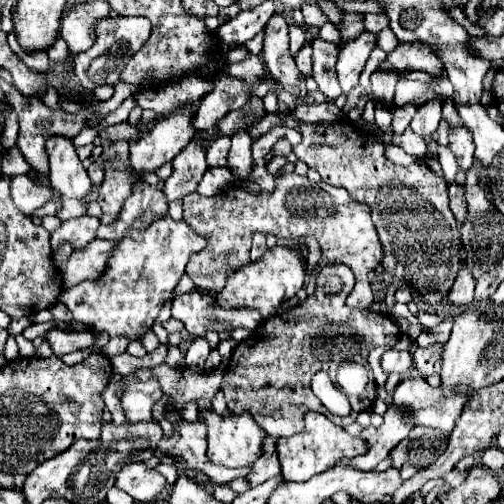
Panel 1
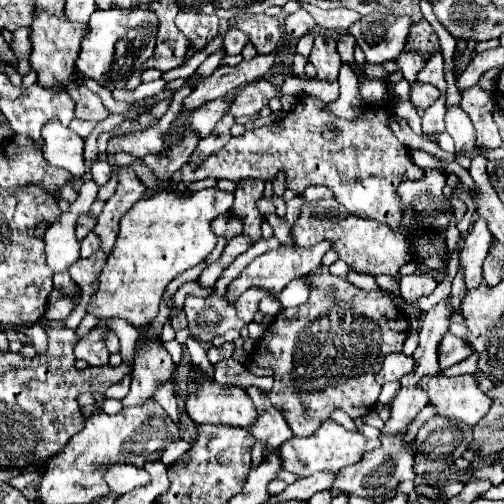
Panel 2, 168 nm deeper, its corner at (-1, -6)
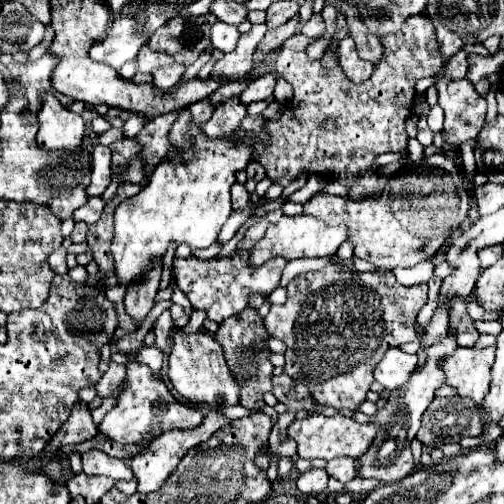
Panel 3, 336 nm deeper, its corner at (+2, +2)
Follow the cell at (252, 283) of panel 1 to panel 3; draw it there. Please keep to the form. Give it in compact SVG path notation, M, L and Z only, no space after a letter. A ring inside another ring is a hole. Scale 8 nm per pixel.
M282 216L276 224L270 224L266 230L266 236L252 248L250 252L250 266L262 266L264 262L282 256L284 260L296 260L296 258L332 258L338 250L338 246L346 240L346 228L328 228L322 220L316 220L312 216L296 216L288 218Z

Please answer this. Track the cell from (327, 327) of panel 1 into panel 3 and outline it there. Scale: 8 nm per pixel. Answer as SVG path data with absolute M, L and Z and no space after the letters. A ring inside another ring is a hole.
M334 266L324 270L298 274L288 284L288 298L280 306L272 306L264 318L264 328L272 338L286 344L284 372L304 382L310 390L314 404L334 406L338 410L356 410L364 400L370 384L374 382L374 368L382 360L384 352L416 340L416 314L428 298L428 286L402 286L392 272L338 272Z

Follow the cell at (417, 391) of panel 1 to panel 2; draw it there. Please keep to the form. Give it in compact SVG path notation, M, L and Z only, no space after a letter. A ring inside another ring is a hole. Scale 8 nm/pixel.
M475 374L461 376L427 376L421 384L429 392L429 400L437 406L437 414L463 420L475 426L491 408L491 398L479 388Z

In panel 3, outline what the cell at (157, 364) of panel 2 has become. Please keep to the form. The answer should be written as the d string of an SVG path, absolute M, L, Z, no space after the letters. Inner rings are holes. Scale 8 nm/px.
M156 264L156 268L146 276L146 280L142 280L126 290L124 306L126 306L128 316L134 320L136 328L140 328L144 324L146 316L154 308L154 296L158 292L160 272L162 272L162 264Z

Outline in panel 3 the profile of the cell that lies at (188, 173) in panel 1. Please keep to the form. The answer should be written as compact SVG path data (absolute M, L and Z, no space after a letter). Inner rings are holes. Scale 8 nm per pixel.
M232 98L224 104L220 104L212 118L202 124L202 132L210 138L216 138L216 136L228 136L232 134L238 126L240 126L240 120L246 116L246 106L240 104L238 98Z

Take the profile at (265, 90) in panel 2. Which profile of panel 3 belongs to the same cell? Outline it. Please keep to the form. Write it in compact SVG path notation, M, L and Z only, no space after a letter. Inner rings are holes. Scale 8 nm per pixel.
M262 74L262 76L250 80L248 88L240 94L240 102L250 104L250 102L260 102L260 100L270 100L274 84L276 84L274 74Z

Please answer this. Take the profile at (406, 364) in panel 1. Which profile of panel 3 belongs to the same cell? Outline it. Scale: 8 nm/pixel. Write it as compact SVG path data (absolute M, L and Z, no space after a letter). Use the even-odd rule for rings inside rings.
M390 348L376 366L374 378L386 390L396 390L408 382L414 366L416 366L416 354L406 354L400 348Z

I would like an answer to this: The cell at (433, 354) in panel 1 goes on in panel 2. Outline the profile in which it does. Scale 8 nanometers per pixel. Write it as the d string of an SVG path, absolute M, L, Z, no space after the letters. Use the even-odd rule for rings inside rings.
M447 334L439 348L439 364L441 364L441 368L451 368L453 364L459 364L461 360L465 360L471 354L473 354L473 350L463 338Z

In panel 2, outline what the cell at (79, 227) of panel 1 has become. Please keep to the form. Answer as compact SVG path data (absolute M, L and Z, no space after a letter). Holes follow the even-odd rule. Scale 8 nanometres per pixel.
M81 214L75 222L75 236L77 240L83 240L95 226L95 216L89 216L89 214Z

